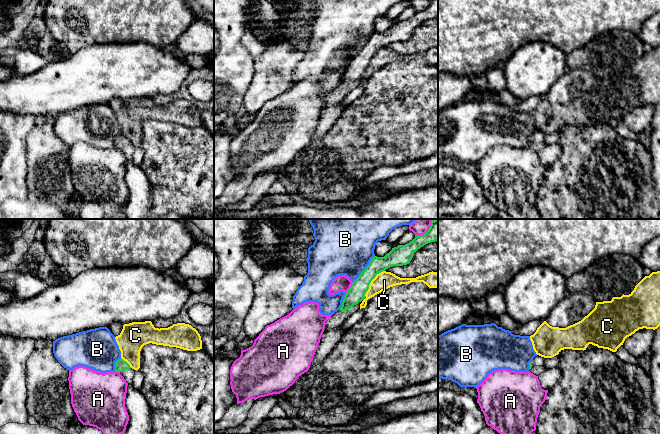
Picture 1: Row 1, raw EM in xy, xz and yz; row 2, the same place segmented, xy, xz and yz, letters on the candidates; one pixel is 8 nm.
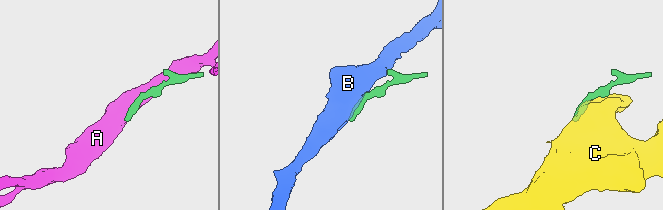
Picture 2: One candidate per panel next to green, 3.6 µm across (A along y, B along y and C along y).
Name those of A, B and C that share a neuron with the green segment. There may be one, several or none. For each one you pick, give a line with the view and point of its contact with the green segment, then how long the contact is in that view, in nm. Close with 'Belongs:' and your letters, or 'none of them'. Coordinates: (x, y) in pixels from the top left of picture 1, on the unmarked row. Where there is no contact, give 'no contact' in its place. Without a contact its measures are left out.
Belongs: none of them

